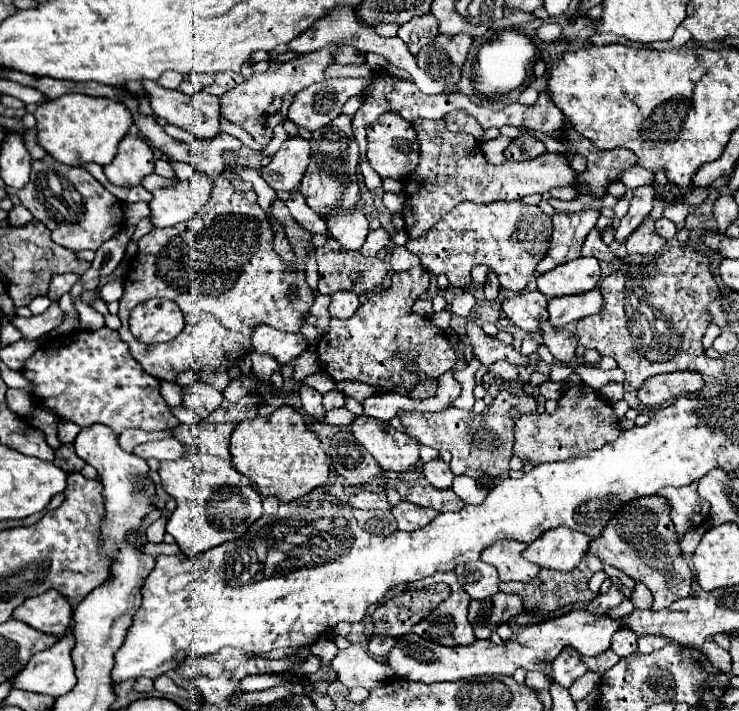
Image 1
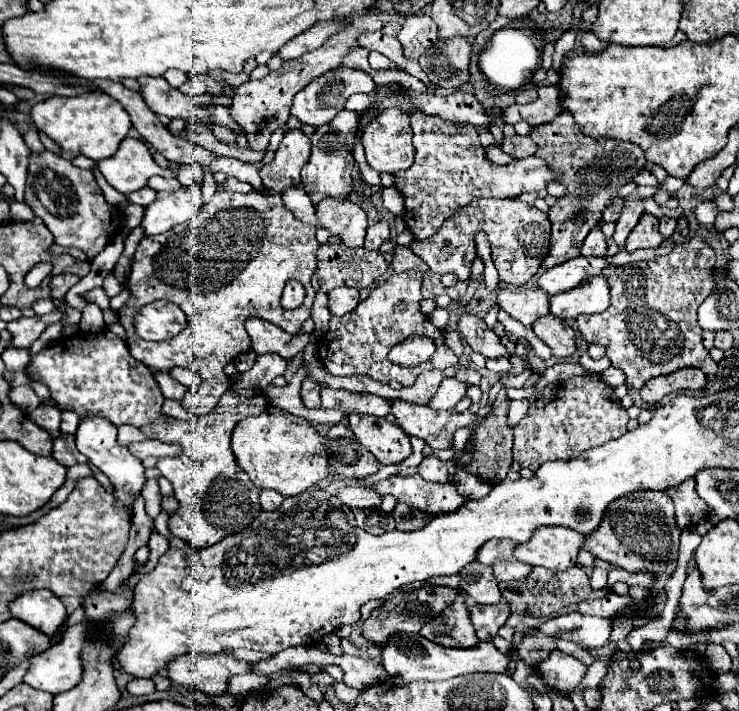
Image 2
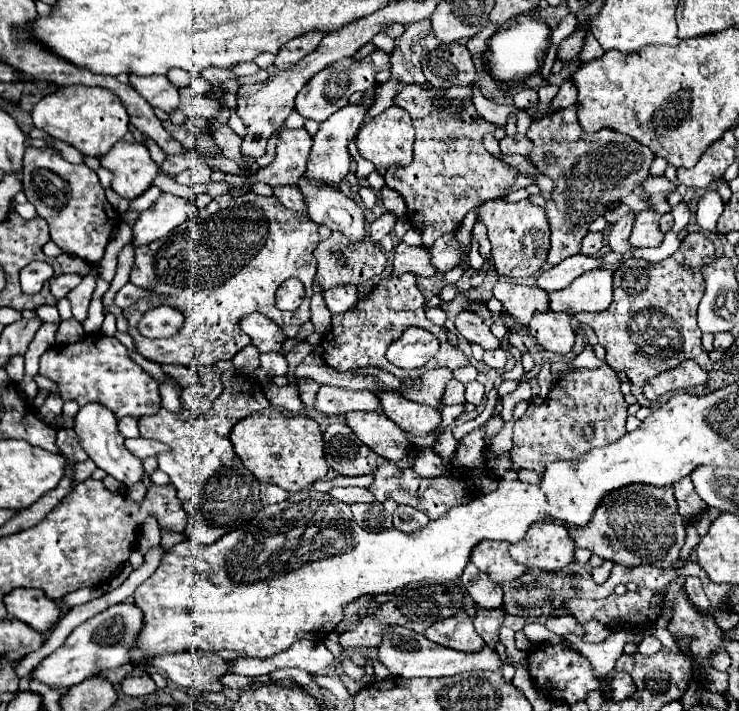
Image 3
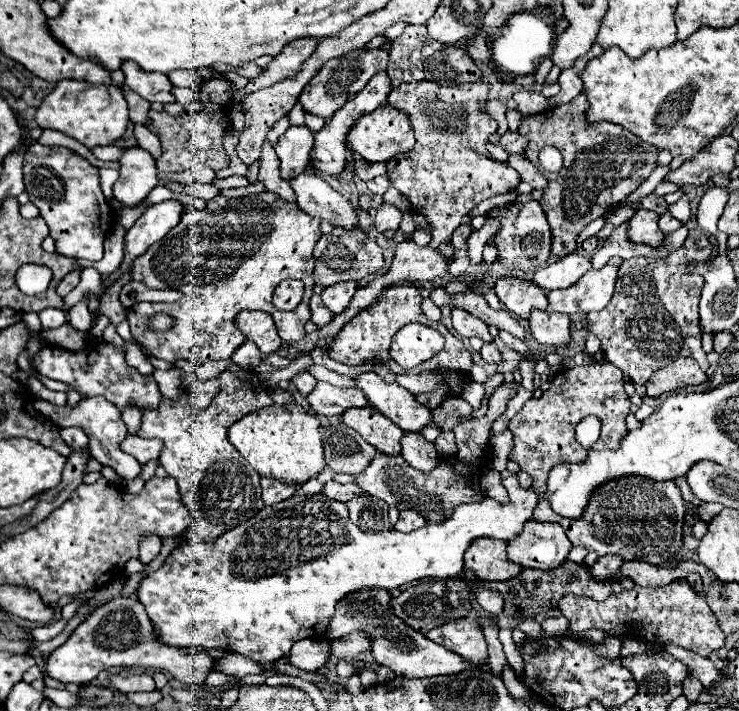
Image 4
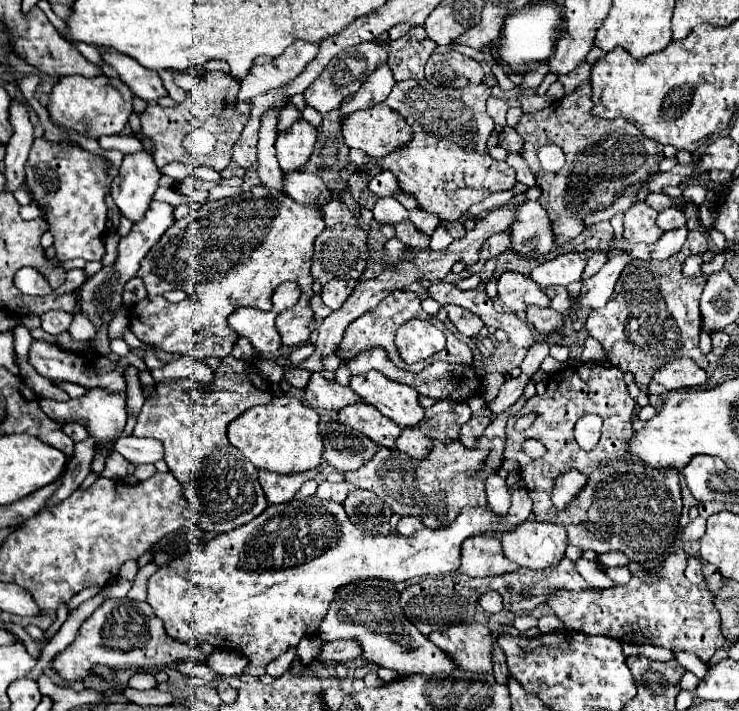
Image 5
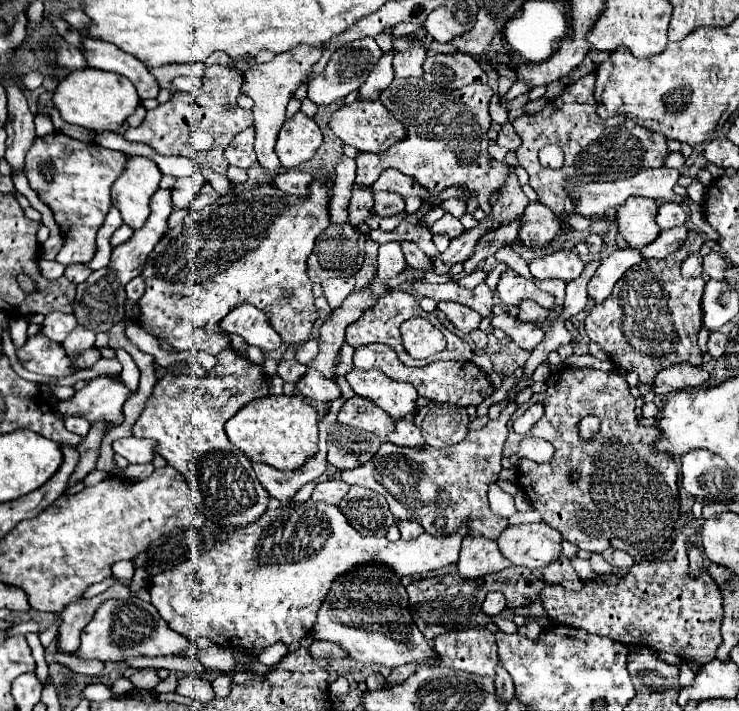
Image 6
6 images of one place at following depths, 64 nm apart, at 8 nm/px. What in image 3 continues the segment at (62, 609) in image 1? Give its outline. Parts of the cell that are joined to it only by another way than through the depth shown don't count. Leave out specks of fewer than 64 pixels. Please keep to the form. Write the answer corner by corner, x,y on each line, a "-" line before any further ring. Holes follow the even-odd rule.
14,588
4,596
4,606
12,618
18,618
38,632
48,632
58,616
60,608
48,600
38,588

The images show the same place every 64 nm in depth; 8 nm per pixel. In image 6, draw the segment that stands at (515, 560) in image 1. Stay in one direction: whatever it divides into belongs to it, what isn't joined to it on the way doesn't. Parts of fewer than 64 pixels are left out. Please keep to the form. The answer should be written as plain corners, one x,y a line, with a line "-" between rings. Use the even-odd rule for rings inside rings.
476,536
462,540
462,550
456,566
462,578
478,578
482,574
504,570
506,566
512,566
512,562
506,562
494,540

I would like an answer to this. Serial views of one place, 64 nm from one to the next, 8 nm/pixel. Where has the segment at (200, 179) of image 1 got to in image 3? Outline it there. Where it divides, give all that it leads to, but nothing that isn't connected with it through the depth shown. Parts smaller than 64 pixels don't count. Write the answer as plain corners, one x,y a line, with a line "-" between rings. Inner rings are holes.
164,194
152,208
142,212
136,224
132,226
132,246
140,248
158,238
164,238
170,230
180,226
194,212
194,200

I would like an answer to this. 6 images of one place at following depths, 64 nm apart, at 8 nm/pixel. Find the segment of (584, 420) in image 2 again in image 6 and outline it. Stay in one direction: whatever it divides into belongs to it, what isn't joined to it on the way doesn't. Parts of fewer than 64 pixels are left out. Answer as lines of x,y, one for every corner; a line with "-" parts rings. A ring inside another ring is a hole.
562,368
562,370
558,370
558,372
552,372
552,374
548,376
546,384
548,384
548,390
546,390
544,394
534,394
528,402
524,402
524,404
510,416
510,424
508,424
510,436
508,436
506,444
504,444
504,456
514,456
514,454
518,454
518,444
520,444
522,436
516,434
516,432
512,430
512,422
514,422
518,416
522,416
532,404
544,402
544,410
546,410
546,412
544,412
544,416
530,428
530,436
544,438
544,440
552,442
552,446
556,448
554,458
552,458
550,462
546,462
546,464
536,464
536,462
526,460
526,458
520,458
520,462
518,462
518,484
520,484
522,492
526,494
526,498
532,502
532,508
536,508
536,510
540,512
542,520
544,520
546,524
550,524
552,528
556,528
566,540
570,540
572,544
576,544
578,548
588,550
588,552
602,552
604,548
614,546
614,548
620,548
620,550
628,552
634,560
650,560
650,558
656,558
656,556
660,556
662,552
666,552
668,546
670,546
670,542
672,542
670,536
672,536
672,532
674,532
674,524
678,522
678,516
680,516
680,500
678,500
678,486
676,486
678,470
676,470
676,464
674,464
674,460
670,458
670,454
660,454
660,452
654,450
654,442
660,438
658,428
656,428
656,426
640,426
640,424
638,424
638,418
636,418
636,414
634,414
634,396
630,394
630,386
628,386
626,378
620,376
620,374
614,372
614,370
604,372
604,370
596,370
596,368
-
592,414
594,414
596,418
600,418
600,430
598,430
598,434
594,434
590,440
584,440
584,438
578,434
578,424
580,424
582,418
592,416
-
570,474
578,474
578,480
572,480

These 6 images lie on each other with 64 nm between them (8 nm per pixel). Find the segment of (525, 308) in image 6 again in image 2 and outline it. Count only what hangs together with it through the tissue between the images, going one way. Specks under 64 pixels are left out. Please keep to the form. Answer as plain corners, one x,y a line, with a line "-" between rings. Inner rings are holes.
552,314
540,316
532,324
532,330
558,358
568,358
576,350
574,330
570,328
570,324
566,320
558,318
558,316
552,316

